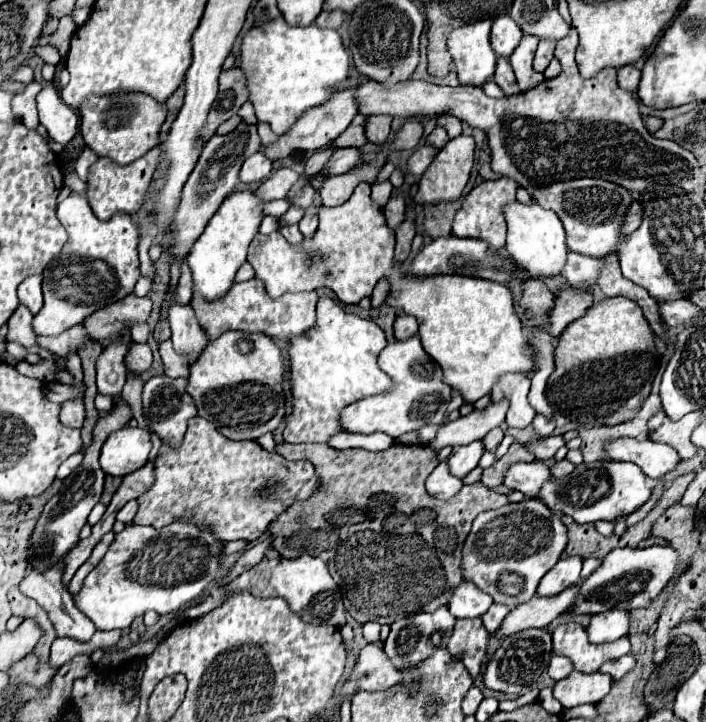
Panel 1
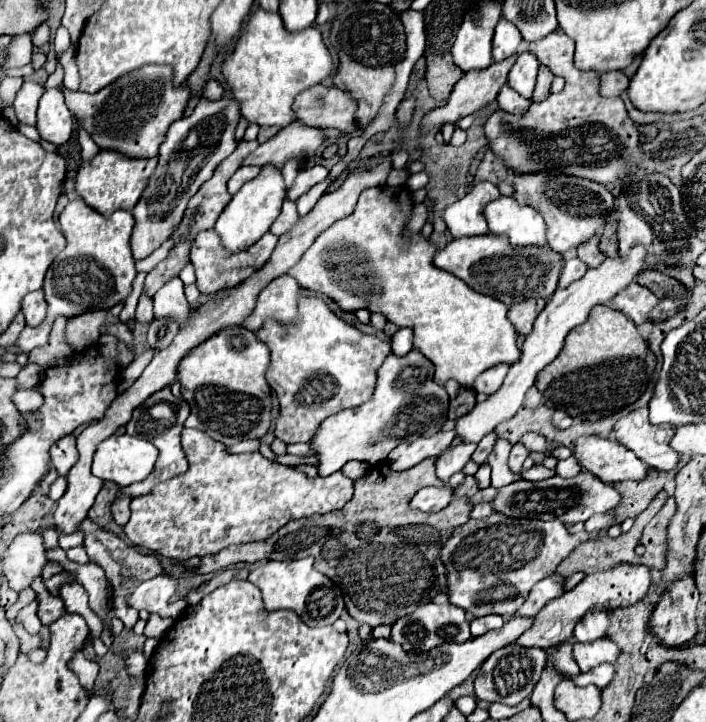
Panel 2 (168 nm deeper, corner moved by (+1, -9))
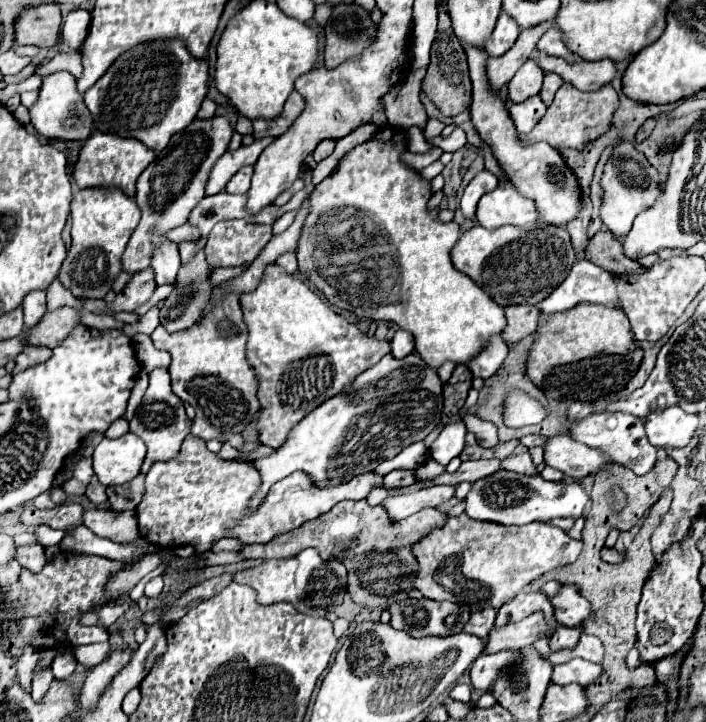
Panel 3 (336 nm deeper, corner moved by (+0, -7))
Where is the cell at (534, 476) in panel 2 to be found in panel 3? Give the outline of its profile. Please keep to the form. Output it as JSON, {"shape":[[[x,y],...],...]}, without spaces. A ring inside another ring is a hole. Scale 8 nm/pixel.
{"shape":[[[529,452],[507,456],[507,458],[501,462],[501,468],[511,470],[511,472],[521,472],[521,474],[535,474],[535,472],[537,472],[535,466],[533,466],[533,462],[531,462]]]}

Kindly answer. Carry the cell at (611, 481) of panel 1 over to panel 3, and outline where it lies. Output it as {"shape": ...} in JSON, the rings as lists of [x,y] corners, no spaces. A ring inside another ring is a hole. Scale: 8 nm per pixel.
{"shape":[[[497,470],[487,478],[475,480],[469,494],[465,496],[465,514],[473,520],[497,522],[497,524],[529,524],[529,522],[547,522],[551,518],[579,518],[589,502],[589,492],[579,484],[565,482],[547,482],[539,474],[519,476],[517,472]]]}

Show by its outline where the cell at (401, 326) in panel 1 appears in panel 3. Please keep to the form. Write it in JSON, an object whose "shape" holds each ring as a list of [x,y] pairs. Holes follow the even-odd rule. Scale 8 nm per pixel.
{"shape":[[[397,330],[393,340],[391,340],[391,354],[395,358],[405,358],[407,354],[413,352],[413,336],[409,332],[403,332],[403,330]]]}

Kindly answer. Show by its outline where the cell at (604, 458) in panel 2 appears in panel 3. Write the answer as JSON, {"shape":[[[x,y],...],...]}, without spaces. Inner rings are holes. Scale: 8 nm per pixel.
{"shape":[[[565,434],[547,438],[543,462],[551,468],[561,470],[567,478],[589,476],[599,472],[605,464],[609,464],[607,456],[603,456],[599,450],[575,442]]]}

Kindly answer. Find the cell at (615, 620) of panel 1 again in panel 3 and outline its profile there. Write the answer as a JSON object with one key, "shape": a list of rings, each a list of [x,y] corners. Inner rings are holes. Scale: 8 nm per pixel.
{"shape":[[[563,584],[561,590],[551,598],[553,610],[555,610],[555,620],[563,626],[581,626],[585,618],[591,614],[589,602],[577,592],[575,586]]]}

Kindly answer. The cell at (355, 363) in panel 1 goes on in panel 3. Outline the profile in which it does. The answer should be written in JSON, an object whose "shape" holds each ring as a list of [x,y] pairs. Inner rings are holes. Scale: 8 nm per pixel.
{"shape":[[[269,264],[255,292],[239,296],[247,324],[247,362],[259,380],[261,412],[255,422],[259,442],[279,448],[289,430],[315,406],[343,392],[355,376],[391,352],[387,340],[369,338],[355,324],[333,312],[303,280]]]}

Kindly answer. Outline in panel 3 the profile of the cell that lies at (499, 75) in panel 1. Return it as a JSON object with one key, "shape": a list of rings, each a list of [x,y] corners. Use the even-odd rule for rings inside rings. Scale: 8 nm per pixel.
{"shape":[[[531,96],[529,100],[525,100],[521,104],[509,102],[509,112],[517,126],[519,136],[529,134],[533,130],[533,126],[543,118],[545,110],[547,110],[547,106],[543,104],[543,100],[539,96]]]}

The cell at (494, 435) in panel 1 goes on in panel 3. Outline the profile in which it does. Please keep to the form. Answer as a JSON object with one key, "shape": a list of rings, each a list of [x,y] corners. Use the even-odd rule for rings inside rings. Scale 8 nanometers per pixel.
{"shape":[[[471,432],[466,433],[466,445],[463,452],[459,454],[461,460],[483,460],[483,458],[495,458],[495,450],[485,450],[475,442],[475,435]]]}

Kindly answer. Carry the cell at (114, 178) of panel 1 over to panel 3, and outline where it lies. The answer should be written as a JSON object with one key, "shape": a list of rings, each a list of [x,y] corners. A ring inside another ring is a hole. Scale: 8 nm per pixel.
{"shape":[[[95,130],[79,152],[79,160],[73,168],[73,178],[79,188],[117,186],[127,196],[135,196],[135,180],[153,160],[155,160],[155,152],[151,152],[151,148],[147,148],[145,144],[139,144],[139,140],[107,136],[105,132]]]}

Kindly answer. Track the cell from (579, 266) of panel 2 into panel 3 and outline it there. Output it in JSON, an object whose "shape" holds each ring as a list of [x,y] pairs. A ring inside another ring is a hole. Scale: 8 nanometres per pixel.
{"shape":[[[577,260],[565,278],[565,282],[547,296],[547,300],[539,302],[537,308],[541,314],[563,312],[573,308],[579,302],[617,306],[615,294],[615,276],[587,260]]]}

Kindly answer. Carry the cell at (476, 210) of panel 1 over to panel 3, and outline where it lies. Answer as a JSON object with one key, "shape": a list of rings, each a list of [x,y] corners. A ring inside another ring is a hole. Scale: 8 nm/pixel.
{"shape":[[[483,170],[479,172],[471,182],[469,186],[465,188],[465,194],[461,198],[461,210],[463,210],[463,216],[465,218],[475,218],[475,208],[477,208],[477,202],[483,194],[495,190],[499,186],[499,180],[495,174],[491,174],[489,170]]]}

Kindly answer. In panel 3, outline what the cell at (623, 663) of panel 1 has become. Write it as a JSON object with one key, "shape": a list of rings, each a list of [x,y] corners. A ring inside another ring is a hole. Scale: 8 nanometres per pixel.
{"shape":[[[569,660],[565,664],[559,664],[553,668],[553,676],[551,682],[553,684],[591,684],[593,680],[597,680],[601,674],[601,666],[587,662],[587,660]]]}

